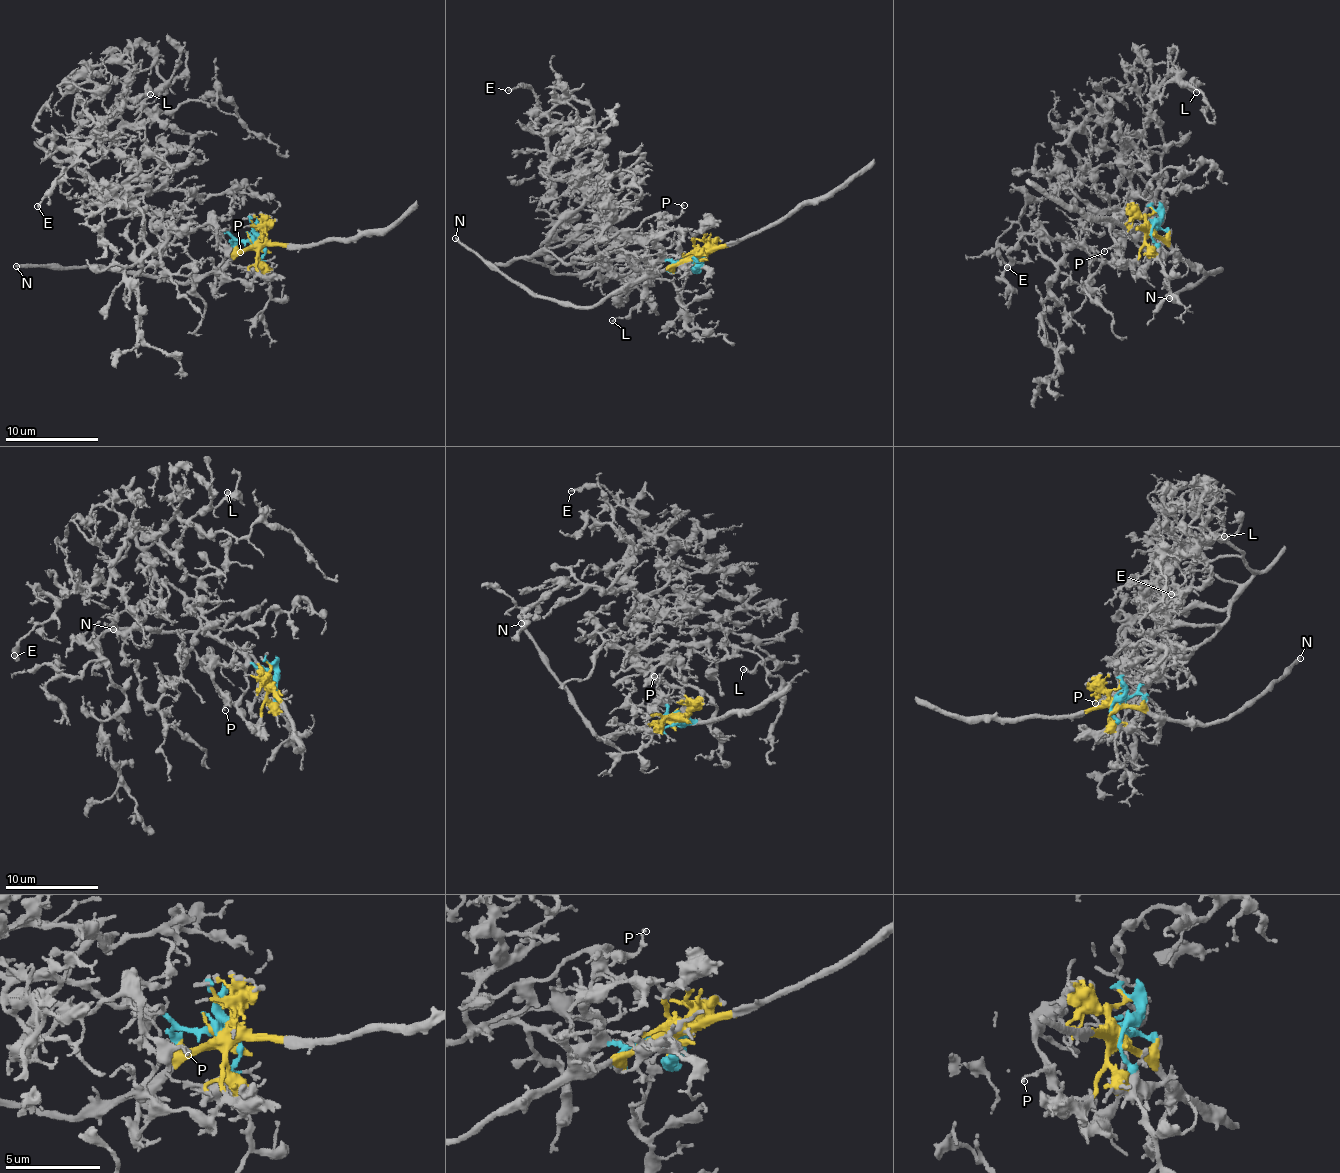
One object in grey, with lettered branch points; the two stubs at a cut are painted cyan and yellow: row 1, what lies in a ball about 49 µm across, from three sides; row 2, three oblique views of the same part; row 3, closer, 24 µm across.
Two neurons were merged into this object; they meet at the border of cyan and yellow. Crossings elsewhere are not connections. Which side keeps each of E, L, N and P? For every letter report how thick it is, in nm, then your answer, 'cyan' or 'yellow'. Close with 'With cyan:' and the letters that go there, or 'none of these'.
E: 180 nm thick; cyan
L: 140 nm thick; cyan
N: 260 nm thick; yellow
P: 140 nm thick; cyan
With cyan: E, L, P

